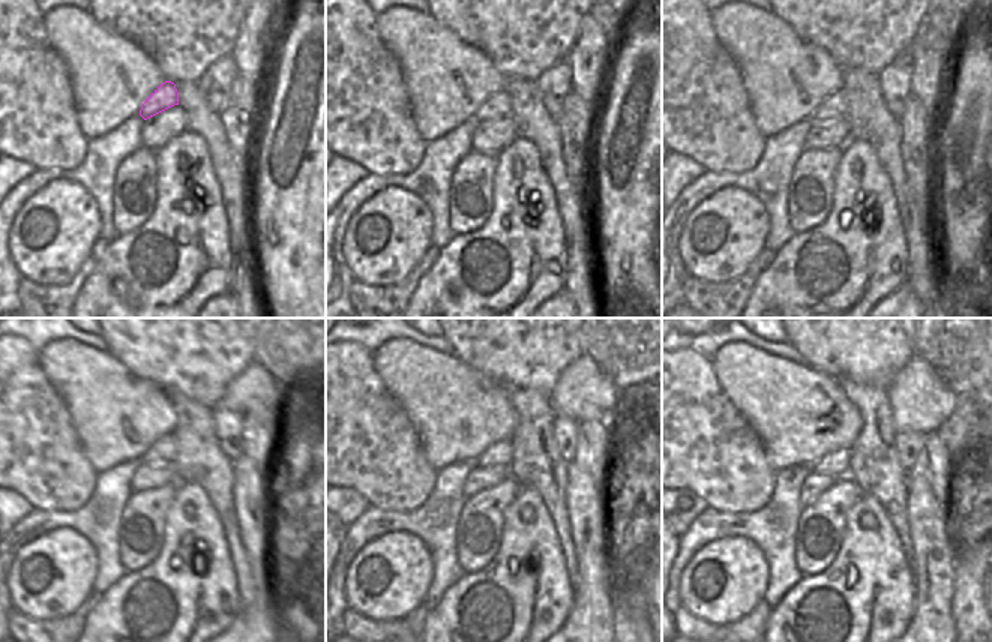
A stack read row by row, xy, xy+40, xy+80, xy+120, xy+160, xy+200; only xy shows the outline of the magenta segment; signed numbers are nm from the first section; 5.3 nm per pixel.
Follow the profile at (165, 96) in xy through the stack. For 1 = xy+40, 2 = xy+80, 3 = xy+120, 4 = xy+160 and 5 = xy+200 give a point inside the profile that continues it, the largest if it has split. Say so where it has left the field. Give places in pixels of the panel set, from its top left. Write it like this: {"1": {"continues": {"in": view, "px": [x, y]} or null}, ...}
{"1": {"continues": {"in": "xy+40", "px": [497, 105]}}, "2": {"continues": {"in": "xy+80", "px": [836, 105]}}, "3": {"continues": {"in": "xy+120", "px": [164, 450]}}, "4": {"continues": {"in": "xy+160", "px": [500, 453]}}, "5": {"continues": {"in": "xy+200", "px": [835, 464]}}}

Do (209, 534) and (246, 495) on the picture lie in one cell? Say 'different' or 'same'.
different

